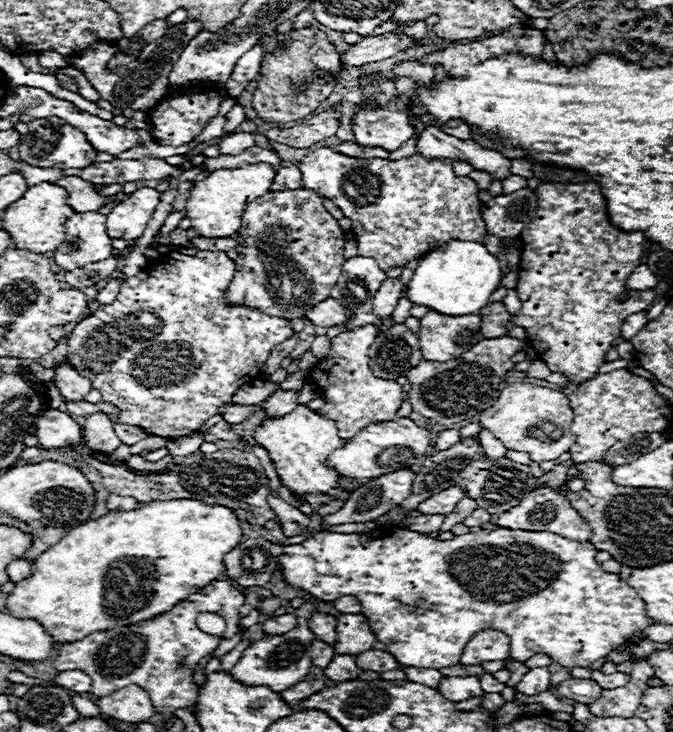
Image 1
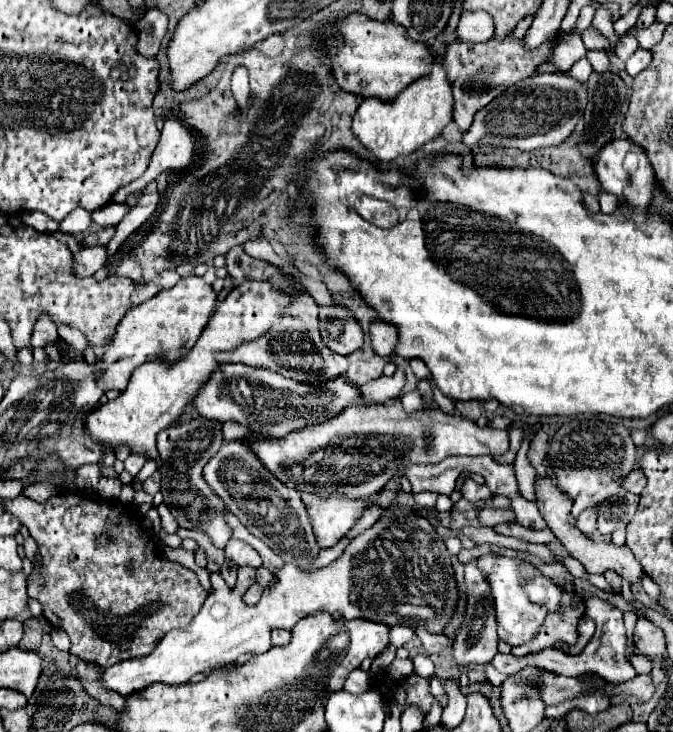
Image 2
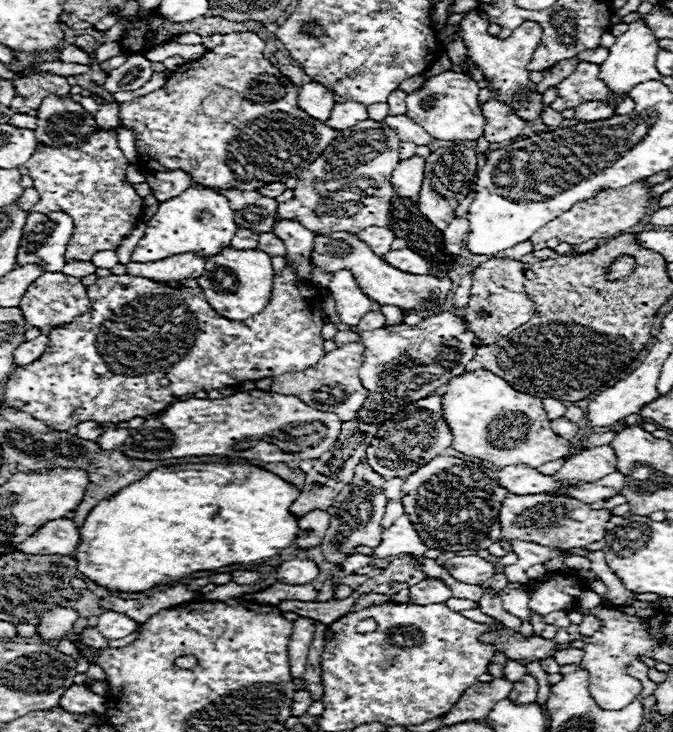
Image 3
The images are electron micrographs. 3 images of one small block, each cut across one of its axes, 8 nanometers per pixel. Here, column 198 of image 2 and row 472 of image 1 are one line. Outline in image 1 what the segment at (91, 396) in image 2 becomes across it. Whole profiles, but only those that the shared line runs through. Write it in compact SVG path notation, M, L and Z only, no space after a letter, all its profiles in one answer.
M298 404L294 412L282 418L266 418L260 426L256 426L254 440L268 450L276 472L282 484L296 494L328 494L330 488L336 486L340 478L338 472L328 468L324 462L326 458L344 444L338 436L338 428L334 420L328 420L304 404Z

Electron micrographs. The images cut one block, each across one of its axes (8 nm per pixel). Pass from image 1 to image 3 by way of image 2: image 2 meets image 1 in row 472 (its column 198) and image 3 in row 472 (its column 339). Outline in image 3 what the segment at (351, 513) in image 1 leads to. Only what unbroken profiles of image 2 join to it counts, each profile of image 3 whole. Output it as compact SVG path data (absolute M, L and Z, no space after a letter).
M430 394L426 398L412 402L396 416L390 416L378 428L374 440L366 450L366 460L372 466L372 470L384 478L406 478L412 472L416 472L416 468L428 464L428 460L440 456L442 450L450 448L450 444L452 444L452 432L444 422L442 396Z

